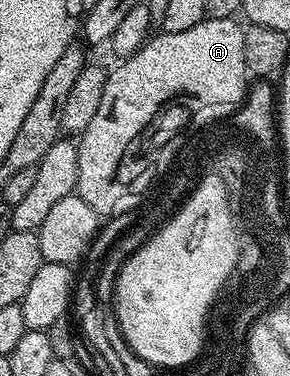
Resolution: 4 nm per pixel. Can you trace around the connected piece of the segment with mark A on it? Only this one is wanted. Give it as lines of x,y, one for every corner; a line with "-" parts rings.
206,18
183,33
157,33
130,59
120,60
122,67
118,79
106,78
99,109
91,117
91,125
81,132
77,143
79,173
75,194
83,197
99,217
109,217
113,200
111,180
113,167
125,151
125,143
141,131
141,123
157,111
161,99
169,99
173,91
193,91
213,99
213,109
233,109
246,98
247,72
243,61
243,27
236,18

